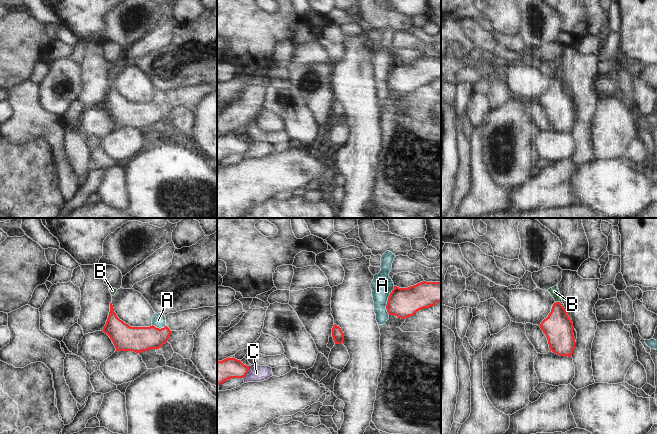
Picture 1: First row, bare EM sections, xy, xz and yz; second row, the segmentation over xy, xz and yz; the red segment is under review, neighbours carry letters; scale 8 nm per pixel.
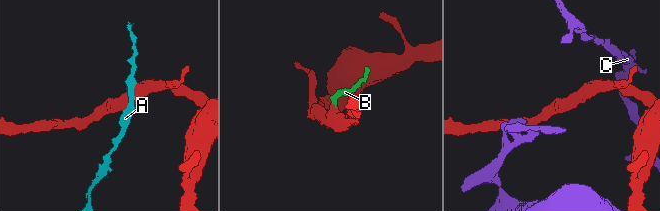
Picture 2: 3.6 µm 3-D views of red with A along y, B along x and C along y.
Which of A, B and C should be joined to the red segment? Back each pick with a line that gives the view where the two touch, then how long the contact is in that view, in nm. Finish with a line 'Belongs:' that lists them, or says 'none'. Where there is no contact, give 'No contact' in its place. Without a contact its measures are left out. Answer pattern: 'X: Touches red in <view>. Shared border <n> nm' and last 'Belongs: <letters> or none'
B: Touches red in yz. Shared border 80 nm
Belongs: B

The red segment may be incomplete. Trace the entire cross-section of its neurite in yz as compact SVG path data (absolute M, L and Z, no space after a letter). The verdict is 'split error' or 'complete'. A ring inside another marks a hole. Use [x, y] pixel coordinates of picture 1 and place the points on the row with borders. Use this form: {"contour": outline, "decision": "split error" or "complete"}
{"contour": "M558 286L547 291L554 298L555 303L548 317L539 326L547 337L550 351L559 356L571 357L575 348L573 322L564 308Z", "decision": "split error"}

